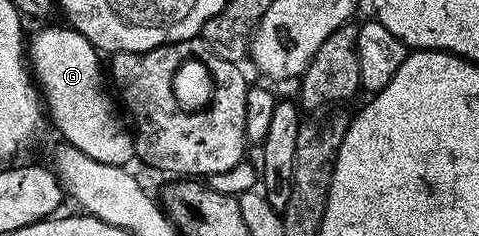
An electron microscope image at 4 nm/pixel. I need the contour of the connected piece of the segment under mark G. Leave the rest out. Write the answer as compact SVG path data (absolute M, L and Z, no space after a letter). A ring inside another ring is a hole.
M62 26L47 27L29 39L29 67L41 92L46 114L68 144L94 161L119 167L130 164L129 161L135 159L133 131L109 90L104 64L103 67L99 64L100 52L82 33Z

